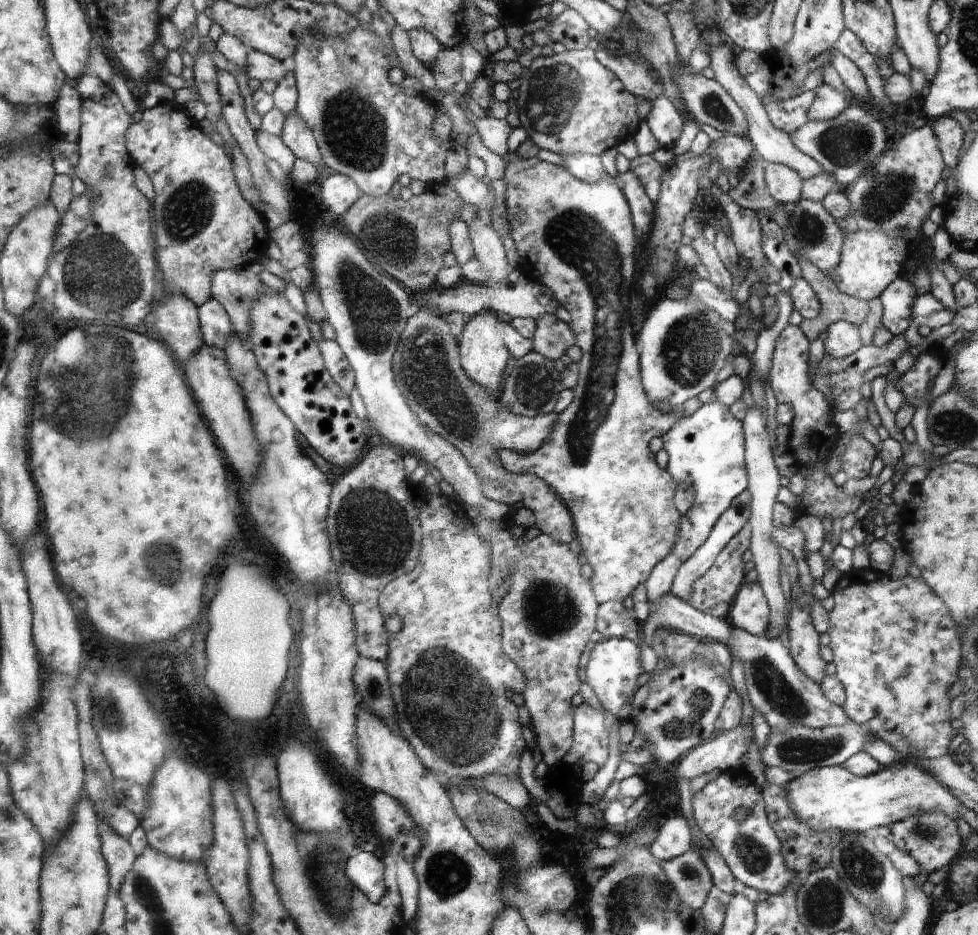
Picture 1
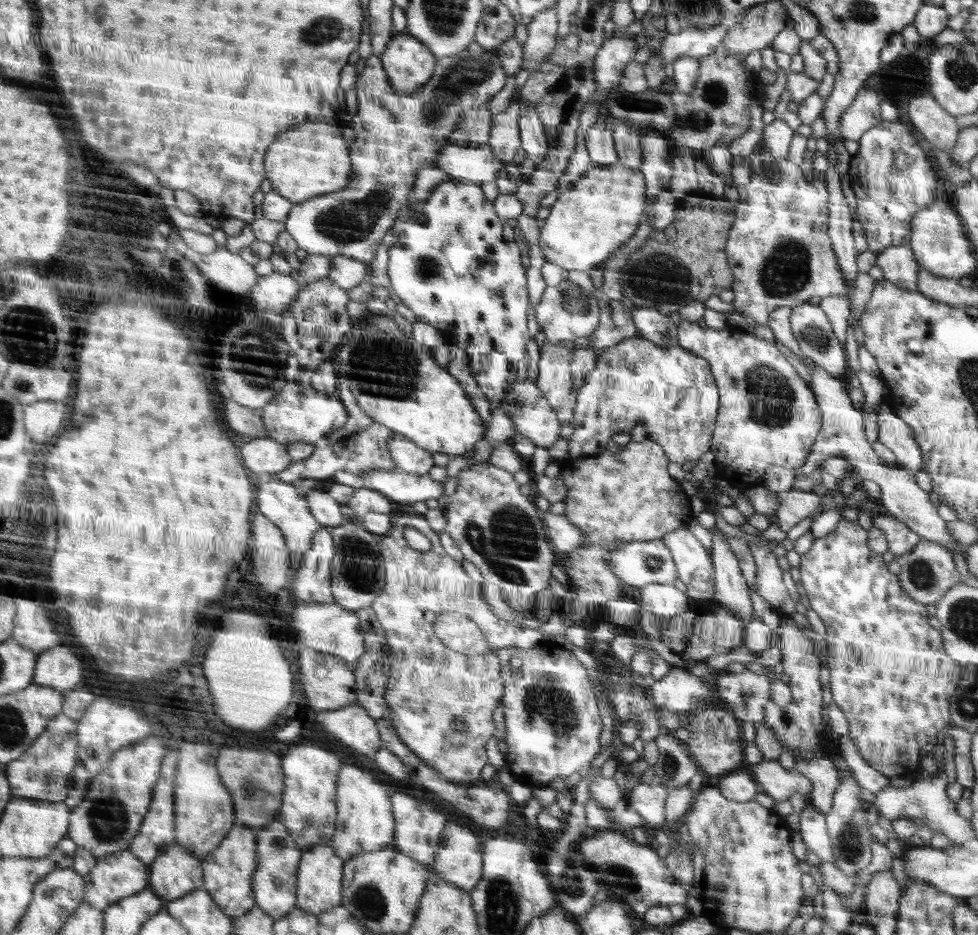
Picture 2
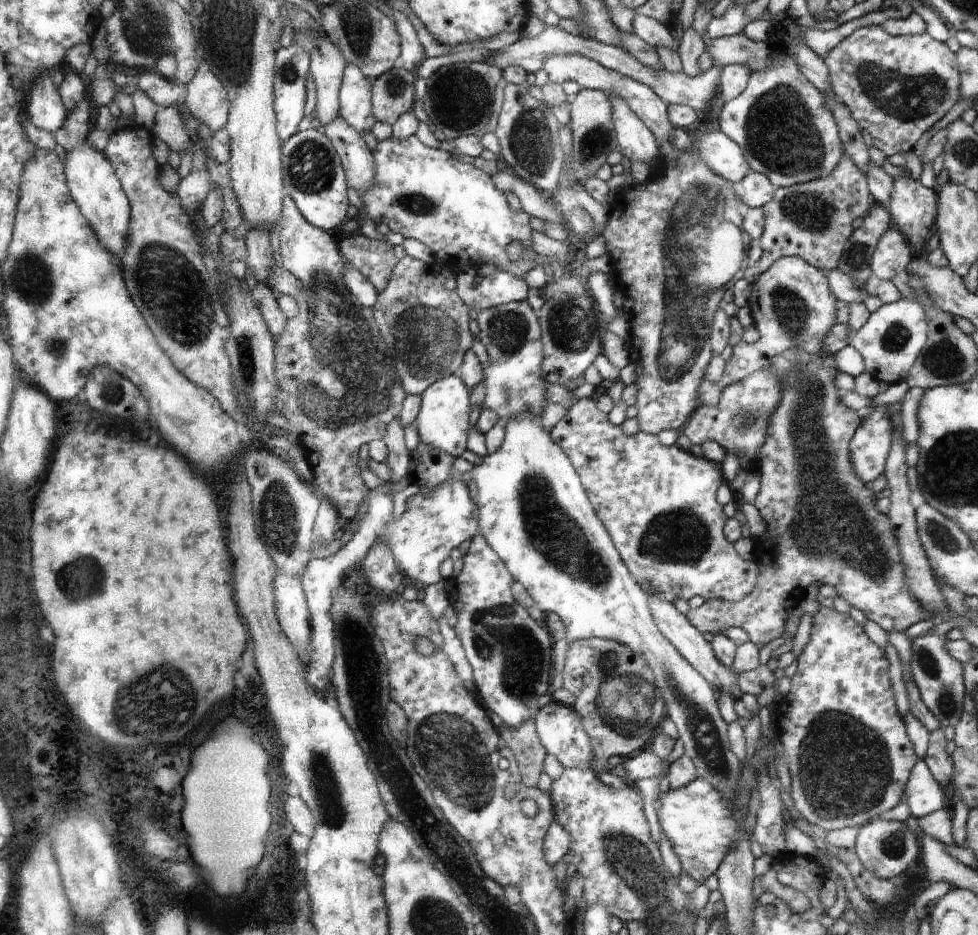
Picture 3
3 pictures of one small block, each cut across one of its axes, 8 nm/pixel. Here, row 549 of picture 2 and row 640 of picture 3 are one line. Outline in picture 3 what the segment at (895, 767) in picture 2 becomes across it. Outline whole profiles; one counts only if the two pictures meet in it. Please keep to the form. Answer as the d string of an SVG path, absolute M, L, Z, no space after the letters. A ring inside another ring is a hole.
M821 608L814 615L814 627L810 636L810 642L806 644L802 654L797 658L798 671L791 678L790 692L786 696L778 697L775 706L776 716L775 734L778 736L785 756L786 764L790 771L790 787L791 798L798 812L804 817L810 825L816 825L825 832L841 830L847 827L862 827L876 818L883 816L888 810L894 809L905 795L908 786L908 776L910 770L917 765L914 750L912 750L912 742L906 736L906 728L902 718L898 716L896 704L894 704L894 696L892 696L892 688L890 688L890 680L888 680L888 660L884 658L884 649L873 644L865 634L863 627L858 625L849 615L838 613L834 608Z

